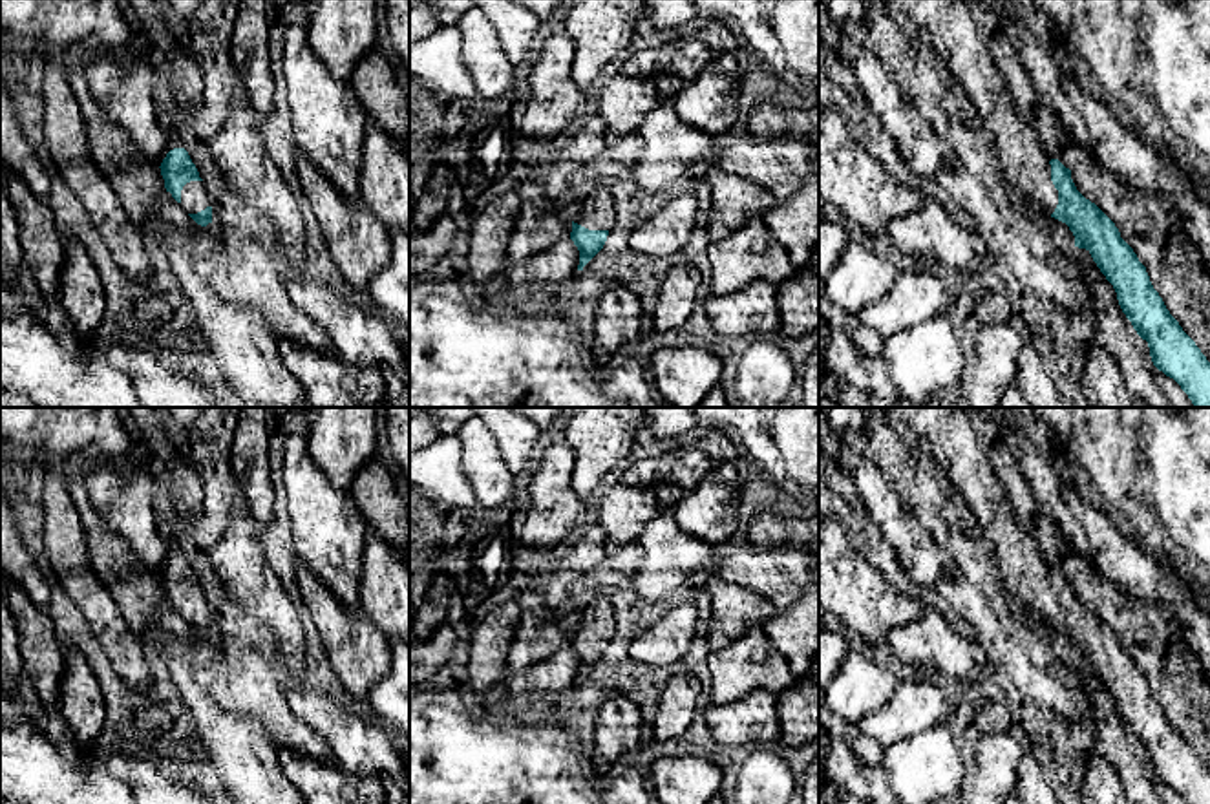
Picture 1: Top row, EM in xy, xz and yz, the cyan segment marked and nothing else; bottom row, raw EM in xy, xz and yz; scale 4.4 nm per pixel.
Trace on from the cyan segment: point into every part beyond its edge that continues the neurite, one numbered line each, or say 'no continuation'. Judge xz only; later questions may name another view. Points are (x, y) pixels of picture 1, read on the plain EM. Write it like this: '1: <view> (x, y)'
1: xz (596, 620)

